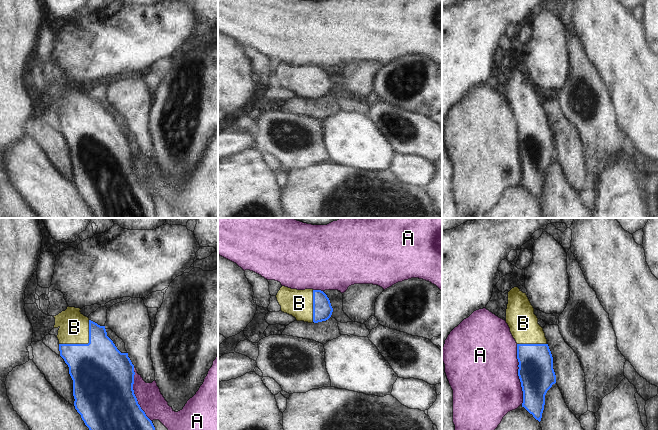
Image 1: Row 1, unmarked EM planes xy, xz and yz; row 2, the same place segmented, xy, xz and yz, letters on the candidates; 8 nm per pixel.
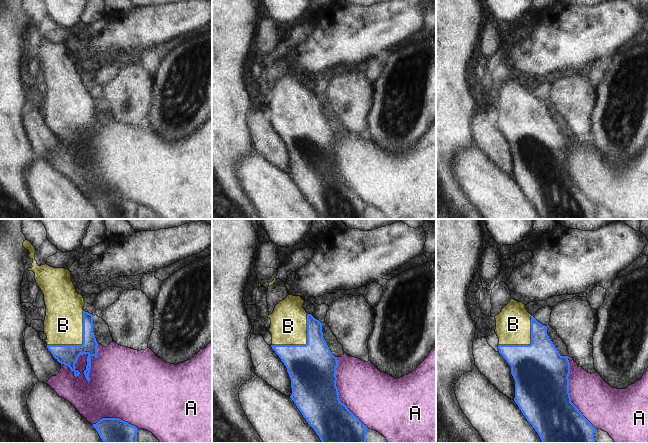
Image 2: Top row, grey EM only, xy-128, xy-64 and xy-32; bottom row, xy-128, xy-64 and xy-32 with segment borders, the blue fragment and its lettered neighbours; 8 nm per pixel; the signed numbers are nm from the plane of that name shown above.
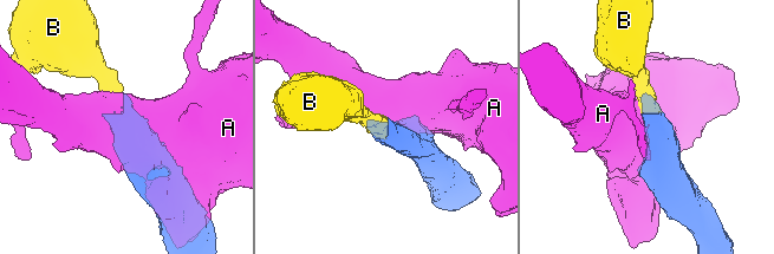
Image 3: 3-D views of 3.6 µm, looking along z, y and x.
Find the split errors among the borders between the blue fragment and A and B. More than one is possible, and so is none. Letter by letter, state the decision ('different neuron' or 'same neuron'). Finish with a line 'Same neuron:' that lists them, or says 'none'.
A: different neuron
B: same neuron
Same neuron: B

